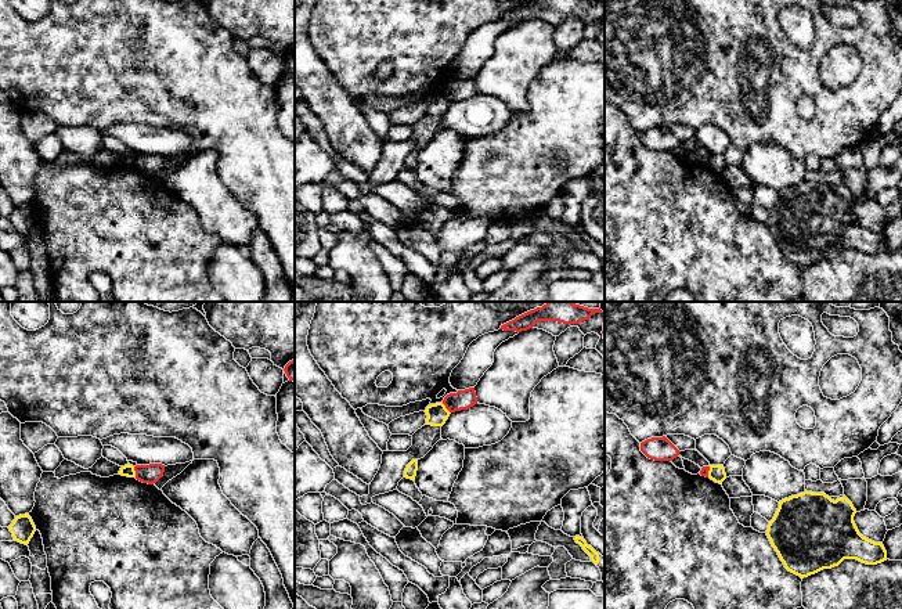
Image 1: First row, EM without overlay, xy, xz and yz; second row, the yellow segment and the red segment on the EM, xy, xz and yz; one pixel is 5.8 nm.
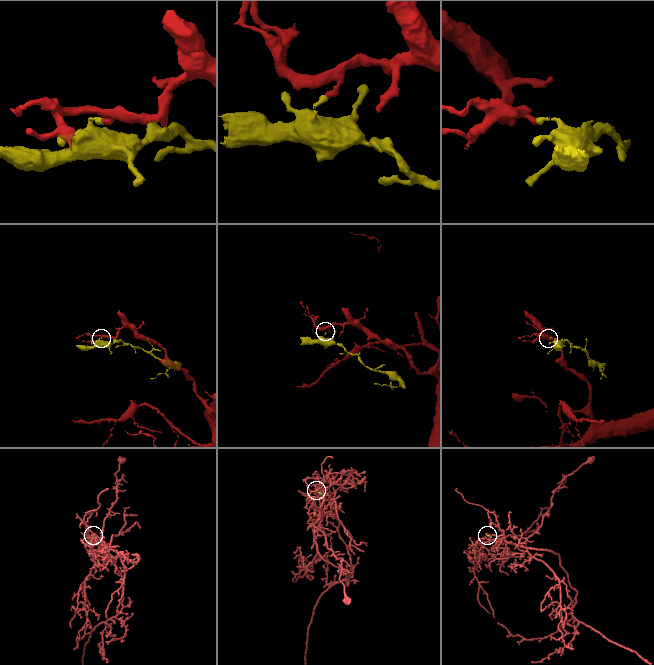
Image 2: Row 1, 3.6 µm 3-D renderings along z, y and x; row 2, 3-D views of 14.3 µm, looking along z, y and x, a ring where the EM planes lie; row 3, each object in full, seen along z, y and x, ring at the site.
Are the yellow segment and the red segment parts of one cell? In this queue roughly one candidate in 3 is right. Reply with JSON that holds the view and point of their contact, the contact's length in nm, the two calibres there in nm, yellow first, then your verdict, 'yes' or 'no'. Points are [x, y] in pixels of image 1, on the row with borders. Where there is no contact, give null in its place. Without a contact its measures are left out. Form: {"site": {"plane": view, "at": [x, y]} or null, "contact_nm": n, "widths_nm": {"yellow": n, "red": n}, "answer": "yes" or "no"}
{"site": {"plane": "xy", "at": [134, 472]}, "contact_nm": 70, "widths_nm": {"yellow": 70, "red": 110}, "answer": "no"}

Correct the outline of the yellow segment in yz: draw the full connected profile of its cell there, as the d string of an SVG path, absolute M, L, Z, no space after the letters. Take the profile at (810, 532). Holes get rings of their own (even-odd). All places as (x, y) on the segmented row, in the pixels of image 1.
M805 490L779 501L766 536L784 567L801 579L838 566L844 559L856 559L866 565L887 561L883 543L874 543L859 533L854 522L855 513L856 509L845 496L834 501L825 493Z

